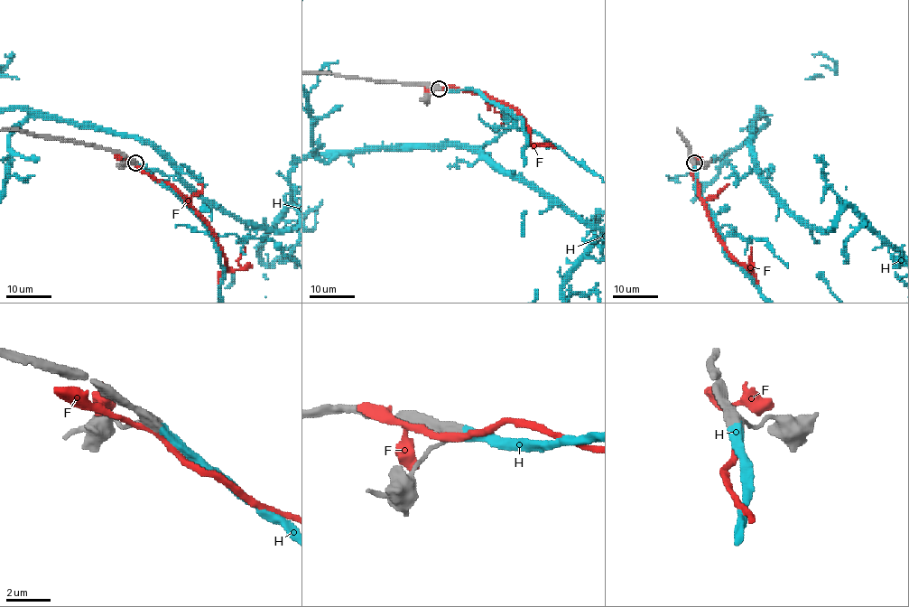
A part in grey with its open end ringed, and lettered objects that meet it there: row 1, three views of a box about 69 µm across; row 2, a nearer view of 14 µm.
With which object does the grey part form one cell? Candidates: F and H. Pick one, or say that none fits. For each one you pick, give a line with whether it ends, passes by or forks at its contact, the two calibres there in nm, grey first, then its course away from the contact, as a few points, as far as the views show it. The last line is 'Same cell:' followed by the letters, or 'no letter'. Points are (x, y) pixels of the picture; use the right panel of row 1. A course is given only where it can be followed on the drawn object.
H: it ends | 460/440 nm
Same cell: H

